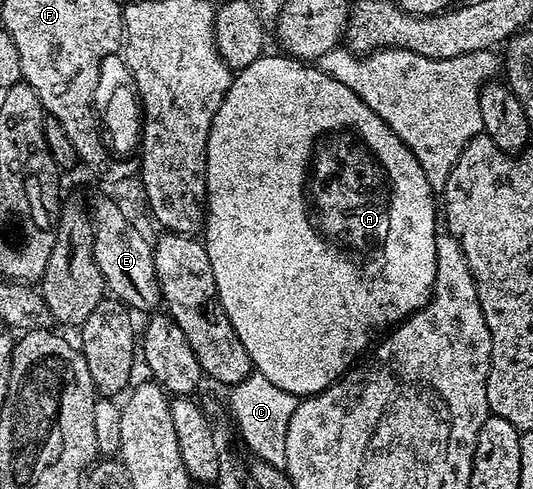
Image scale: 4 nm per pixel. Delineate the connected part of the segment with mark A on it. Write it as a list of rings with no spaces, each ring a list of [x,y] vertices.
[[[265,54],[254,62],[250,62],[250,66],[239,69],[232,77],[232,85],[228,87],[228,93],[222,106],[218,106],[218,114],[214,114],[214,122],[210,126],[210,138],[208,139],[208,203],[202,239],[204,249],[210,254],[210,266],[214,266],[214,282],[218,286],[218,298],[226,310],[226,318],[230,318],[230,326],[234,326],[238,338],[242,338],[242,346],[246,346],[246,354],[250,354],[253,369],[261,372],[266,378],[270,378],[270,382],[274,382],[274,386],[294,394],[297,398],[303,398],[312,396],[315,392],[321,392],[324,388],[329,388],[334,381],[339,380],[349,368],[361,359],[360,351],[368,343],[370,343],[369,345],[373,343],[372,335],[375,332],[381,331],[380,333],[383,333],[389,326],[395,326],[401,320],[407,320],[418,309],[424,308],[428,304],[428,299],[432,297],[432,287],[436,277],[438,196],[433,192],[426,174],[422,171],[422,166],[418,166],[418,158],[414,158],[414,154],[408,149],[406,142],[402,142],[402,138],[398,138],[398,134],[394,134],[394,130],[390,130],[390,126],[386,126],[386,122],[382,122],[382,118],[378,118],[378,114],[374,114],[374,110],[370,110],[370,106],[366,106],[366,102],[362,102],[362,98],[358,98],[358,94],[354,94],[354,90],[350,90],[350,86],[342,86],[342,82],[327,76],[319,66],[309,66],[287,54],[279,55]]]

